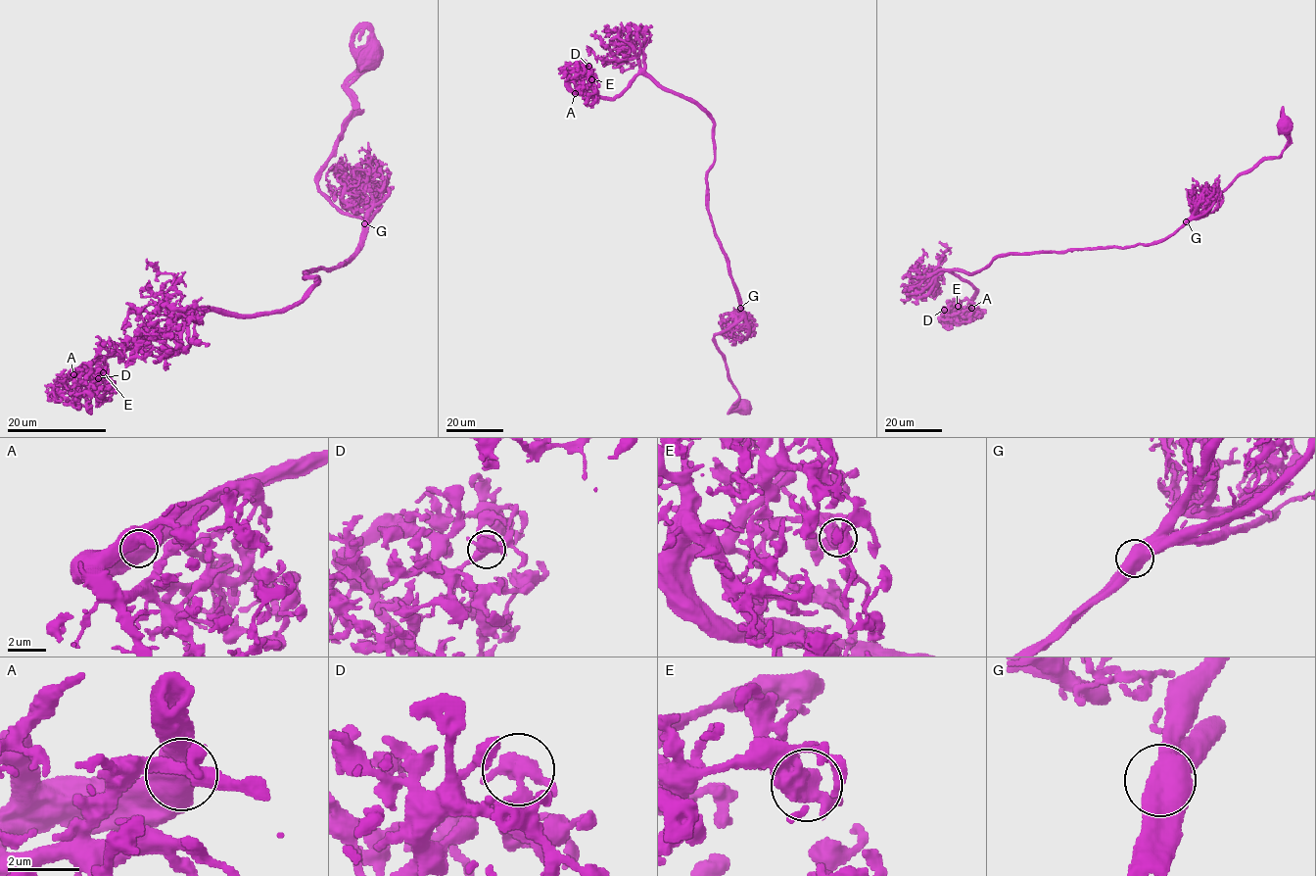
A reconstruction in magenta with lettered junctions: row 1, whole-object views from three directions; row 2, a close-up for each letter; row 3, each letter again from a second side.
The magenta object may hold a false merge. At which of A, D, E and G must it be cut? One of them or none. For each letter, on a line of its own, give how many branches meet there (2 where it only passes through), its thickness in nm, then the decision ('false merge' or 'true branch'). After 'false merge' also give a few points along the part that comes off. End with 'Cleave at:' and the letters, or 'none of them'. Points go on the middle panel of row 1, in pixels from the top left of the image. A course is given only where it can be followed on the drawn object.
A: 2 branches meet; 650 nm thick; true branch
D: 2 branches meet; 400 nm thick; true branch
E: 2 branches meet; 600 nm thick; true branch
G: 2 branches meet; 700 nm thick; true branch
Cleave at: none of them

